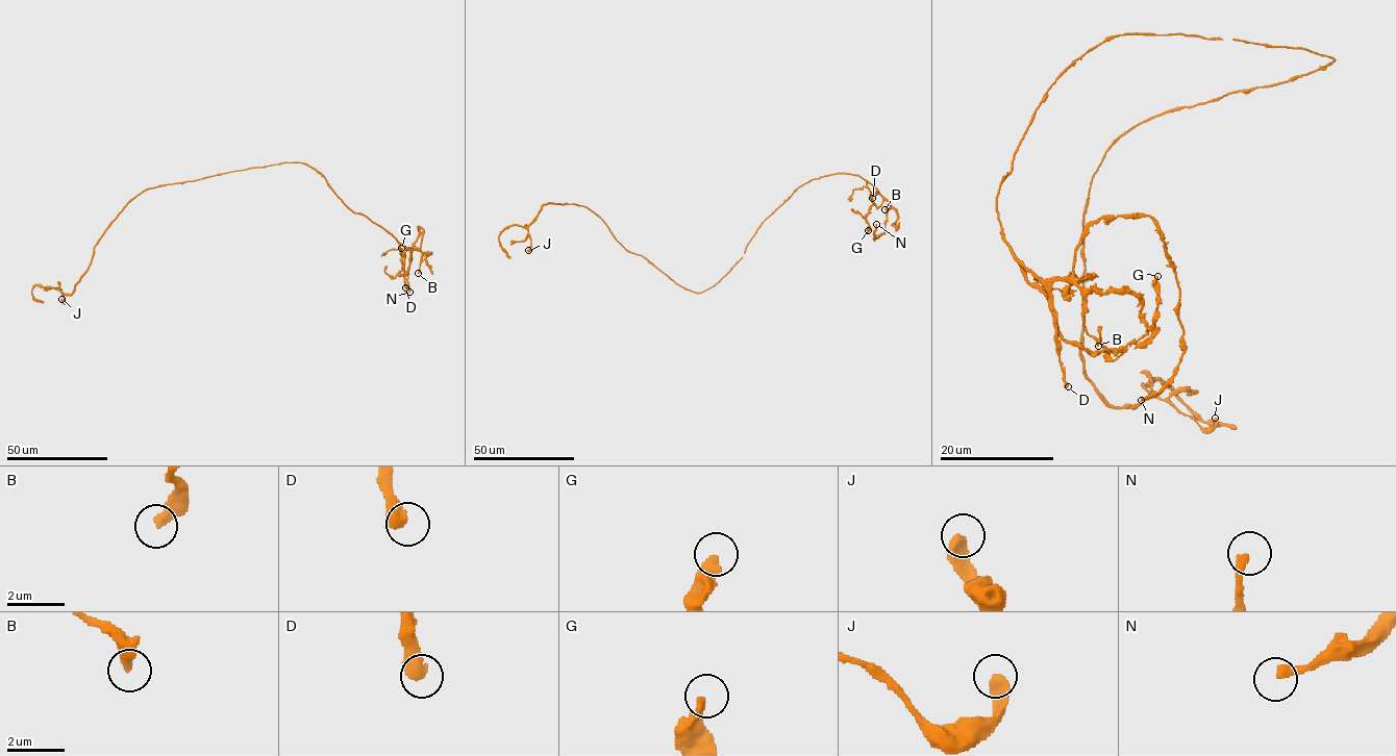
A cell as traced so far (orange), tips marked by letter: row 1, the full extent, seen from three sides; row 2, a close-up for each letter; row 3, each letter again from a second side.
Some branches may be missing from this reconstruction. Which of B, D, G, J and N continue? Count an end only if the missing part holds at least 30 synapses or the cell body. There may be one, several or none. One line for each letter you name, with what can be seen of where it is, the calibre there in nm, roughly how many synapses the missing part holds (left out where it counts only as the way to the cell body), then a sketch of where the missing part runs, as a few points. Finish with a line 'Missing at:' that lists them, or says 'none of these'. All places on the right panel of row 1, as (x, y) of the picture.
Missing at: none of these

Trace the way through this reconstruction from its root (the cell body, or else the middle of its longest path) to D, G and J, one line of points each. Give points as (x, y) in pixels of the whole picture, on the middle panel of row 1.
D: (723, 277), (742, 257), (762, 223), (796, 188), (812, 179), (838, 173), (857, 175), (876, 190), (872, 198)
G: (723, 277), (742, 257), (762, 223), (812, 179), (838, 173), (861, 177), (872, 199), (866, 218), (868, 230)
J: (723, 277), (700, 293), (683, 288), (628, 252), (599, 217), (576, 204), (544, 204), (527, 228), (528, 250)

